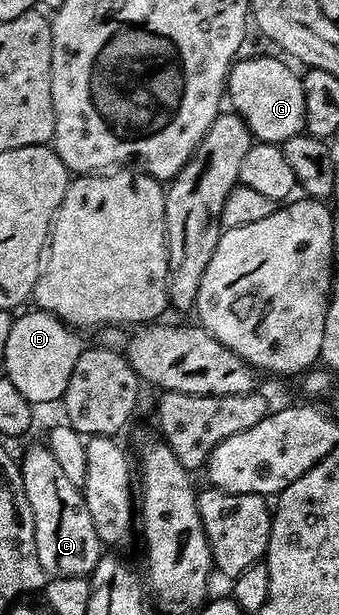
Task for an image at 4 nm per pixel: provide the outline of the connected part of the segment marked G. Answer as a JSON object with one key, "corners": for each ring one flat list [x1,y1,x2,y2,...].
{"corners":[[246,58,230,67,228,102,250,125,250,133,258,142,281,144,306,129,304,88,302,79,293,74,278,58]]}

